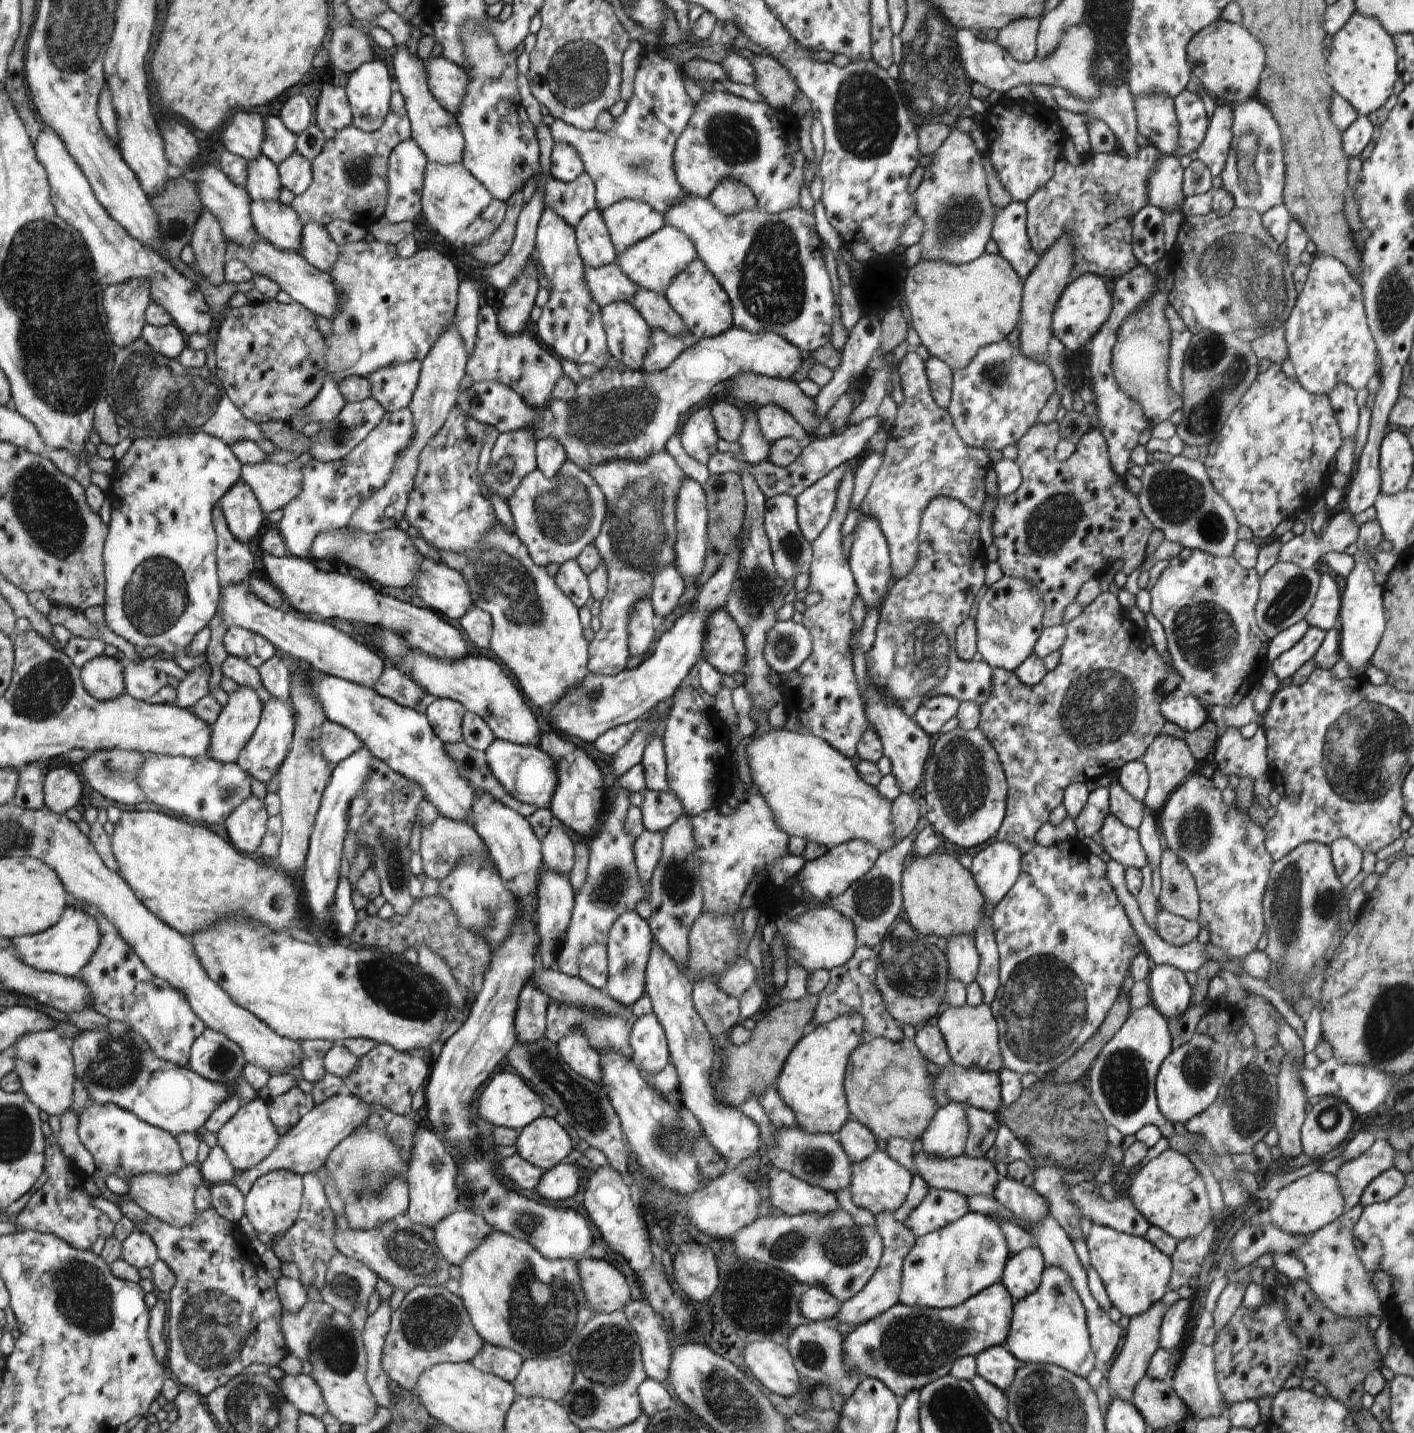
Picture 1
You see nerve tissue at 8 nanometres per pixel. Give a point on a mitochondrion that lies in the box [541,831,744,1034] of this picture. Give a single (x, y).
(678, 881)

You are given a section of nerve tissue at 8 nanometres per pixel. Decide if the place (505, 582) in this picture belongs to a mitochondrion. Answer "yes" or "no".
yes

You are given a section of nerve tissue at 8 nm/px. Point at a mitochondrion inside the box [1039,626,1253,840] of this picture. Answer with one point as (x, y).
(1098, 707)

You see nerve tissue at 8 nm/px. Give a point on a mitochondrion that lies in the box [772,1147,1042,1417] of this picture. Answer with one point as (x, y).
(916, 1344)

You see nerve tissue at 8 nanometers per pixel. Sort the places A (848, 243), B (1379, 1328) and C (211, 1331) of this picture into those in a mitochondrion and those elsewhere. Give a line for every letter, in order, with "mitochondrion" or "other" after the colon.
A: other
B: other
C: mitochondrion

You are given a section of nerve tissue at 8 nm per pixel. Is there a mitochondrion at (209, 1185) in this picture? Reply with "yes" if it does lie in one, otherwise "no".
no

